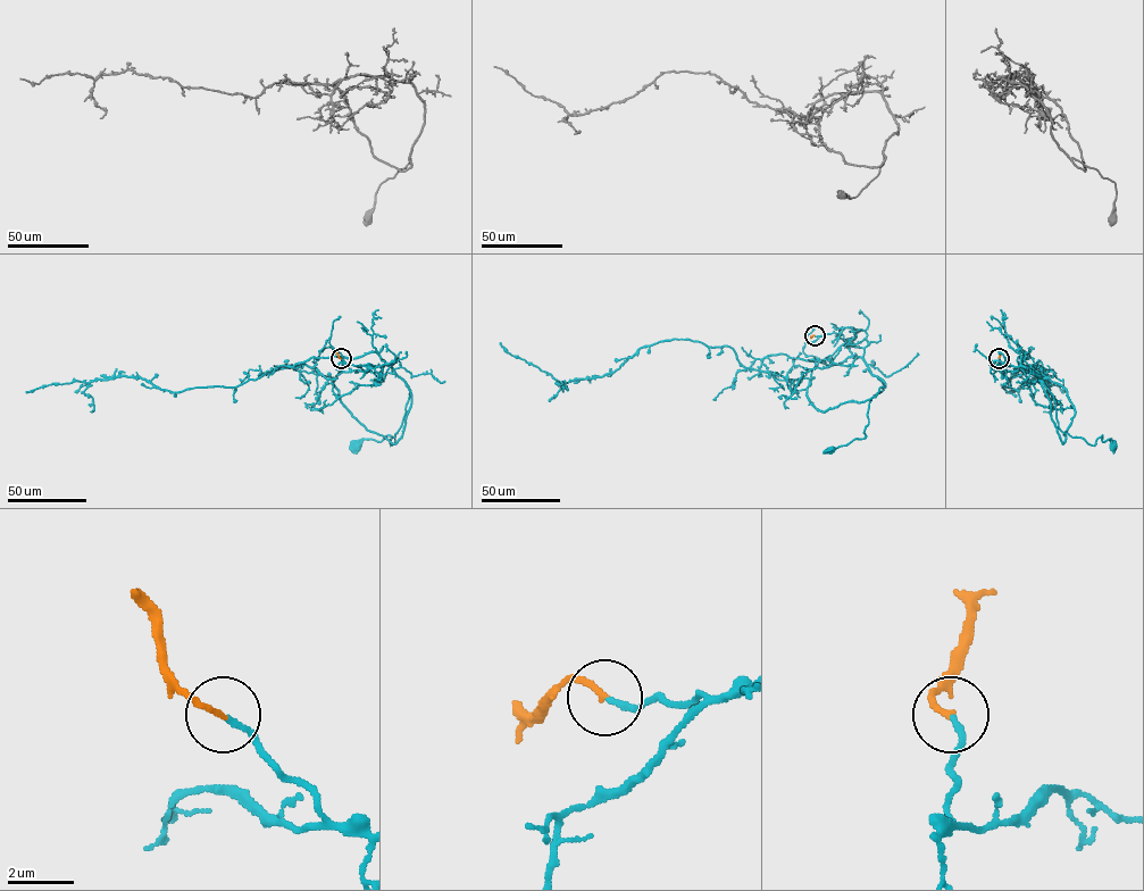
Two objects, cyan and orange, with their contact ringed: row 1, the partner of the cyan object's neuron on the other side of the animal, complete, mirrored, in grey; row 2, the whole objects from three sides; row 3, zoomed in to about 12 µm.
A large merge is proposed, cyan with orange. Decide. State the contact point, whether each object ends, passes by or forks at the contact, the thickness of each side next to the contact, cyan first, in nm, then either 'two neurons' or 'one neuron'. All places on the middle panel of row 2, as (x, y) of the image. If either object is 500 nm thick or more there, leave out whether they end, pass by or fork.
place (815, 335); cyan ends; orange ends; calibres 160 and 170 nm; one neuron

